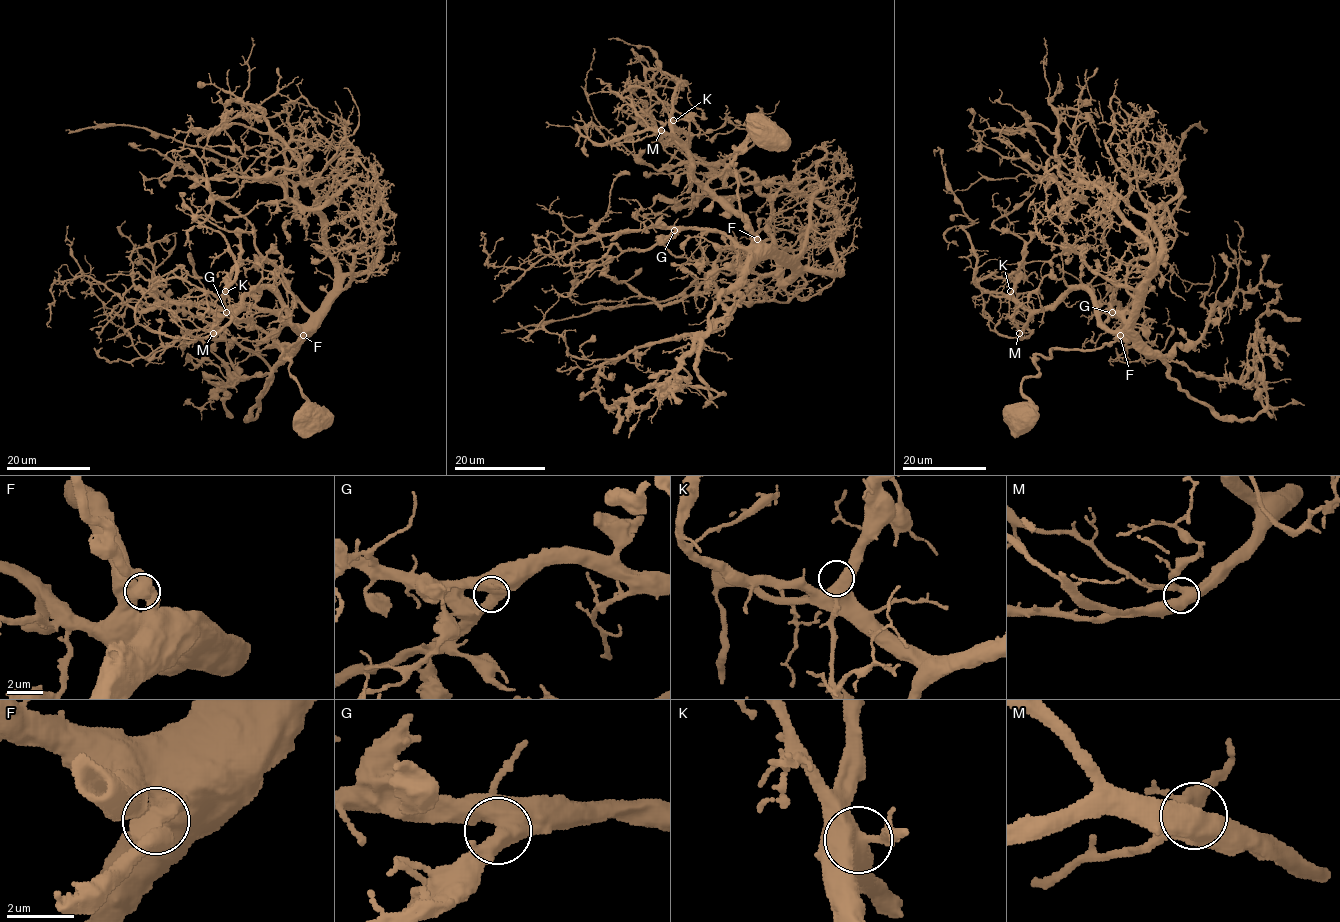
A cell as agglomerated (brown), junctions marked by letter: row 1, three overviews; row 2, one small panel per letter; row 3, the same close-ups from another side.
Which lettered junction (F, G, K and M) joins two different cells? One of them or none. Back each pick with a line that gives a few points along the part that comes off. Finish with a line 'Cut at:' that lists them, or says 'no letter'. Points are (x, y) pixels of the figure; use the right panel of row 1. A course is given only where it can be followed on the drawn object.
Cut at: no letter

